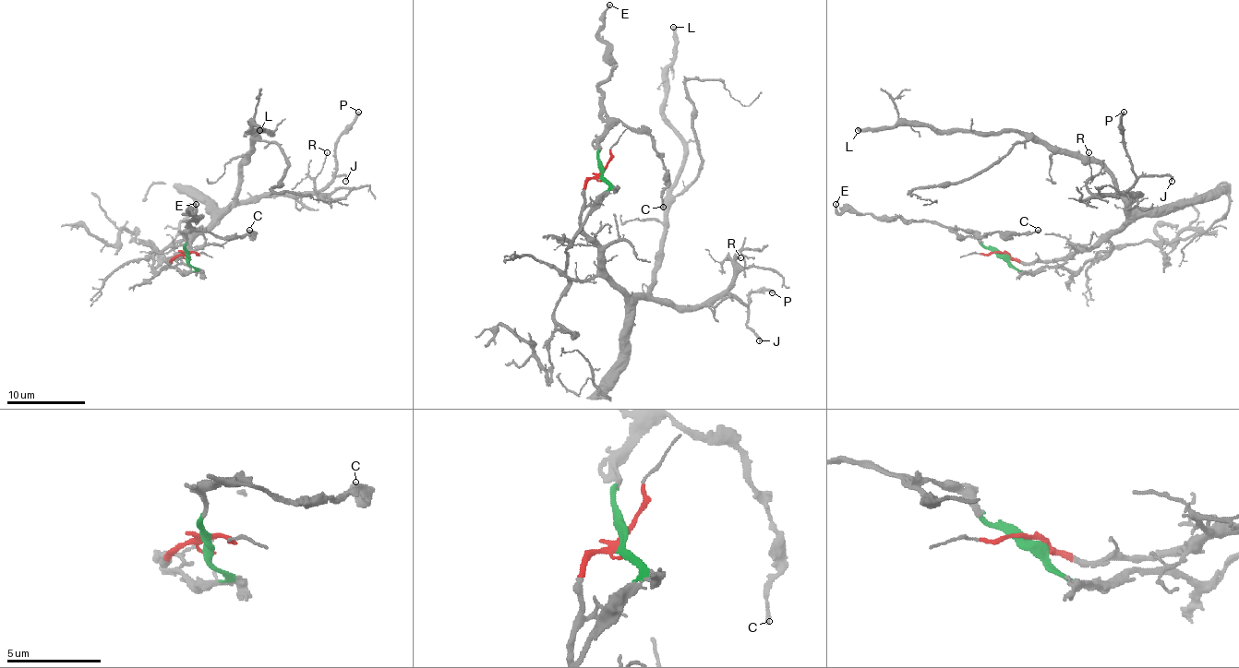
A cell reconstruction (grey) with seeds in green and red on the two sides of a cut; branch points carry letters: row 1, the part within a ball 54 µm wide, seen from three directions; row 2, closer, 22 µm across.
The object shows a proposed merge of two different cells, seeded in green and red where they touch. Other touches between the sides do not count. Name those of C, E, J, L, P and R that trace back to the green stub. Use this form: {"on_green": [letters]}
{"on_green": ["C", "E"]}

